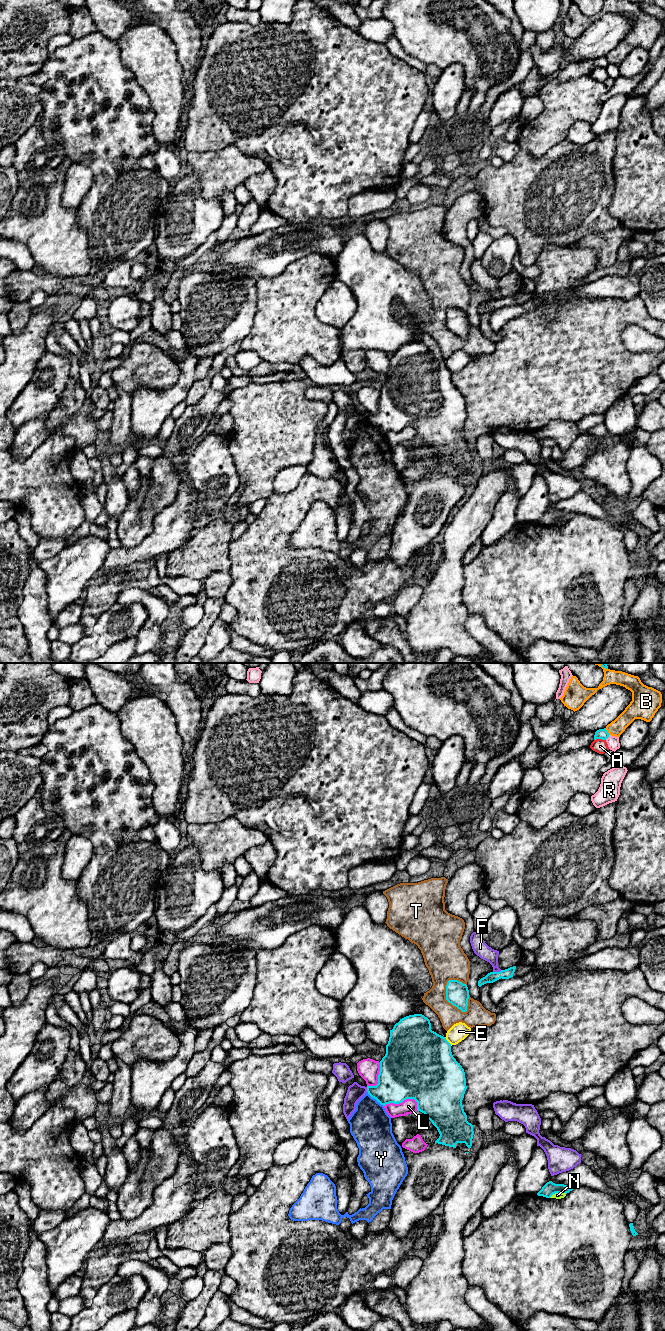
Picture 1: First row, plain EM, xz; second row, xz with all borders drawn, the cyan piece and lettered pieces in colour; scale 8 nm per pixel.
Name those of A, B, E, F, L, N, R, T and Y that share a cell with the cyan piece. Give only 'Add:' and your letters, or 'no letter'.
Add: no letter

